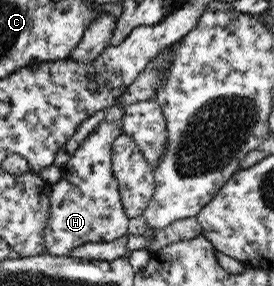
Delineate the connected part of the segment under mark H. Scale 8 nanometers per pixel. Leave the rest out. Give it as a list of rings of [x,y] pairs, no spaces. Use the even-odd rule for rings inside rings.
[[[102,121],[76,149],[70,161],[61,167],[61,180],[50,186],[50,216],[44,228],[46,254],[70,257],[75,247],[88,242],[109,242],[127,233],[129,217],[122,207],[111,168],[112,144],[122,133],[120,122]]]

